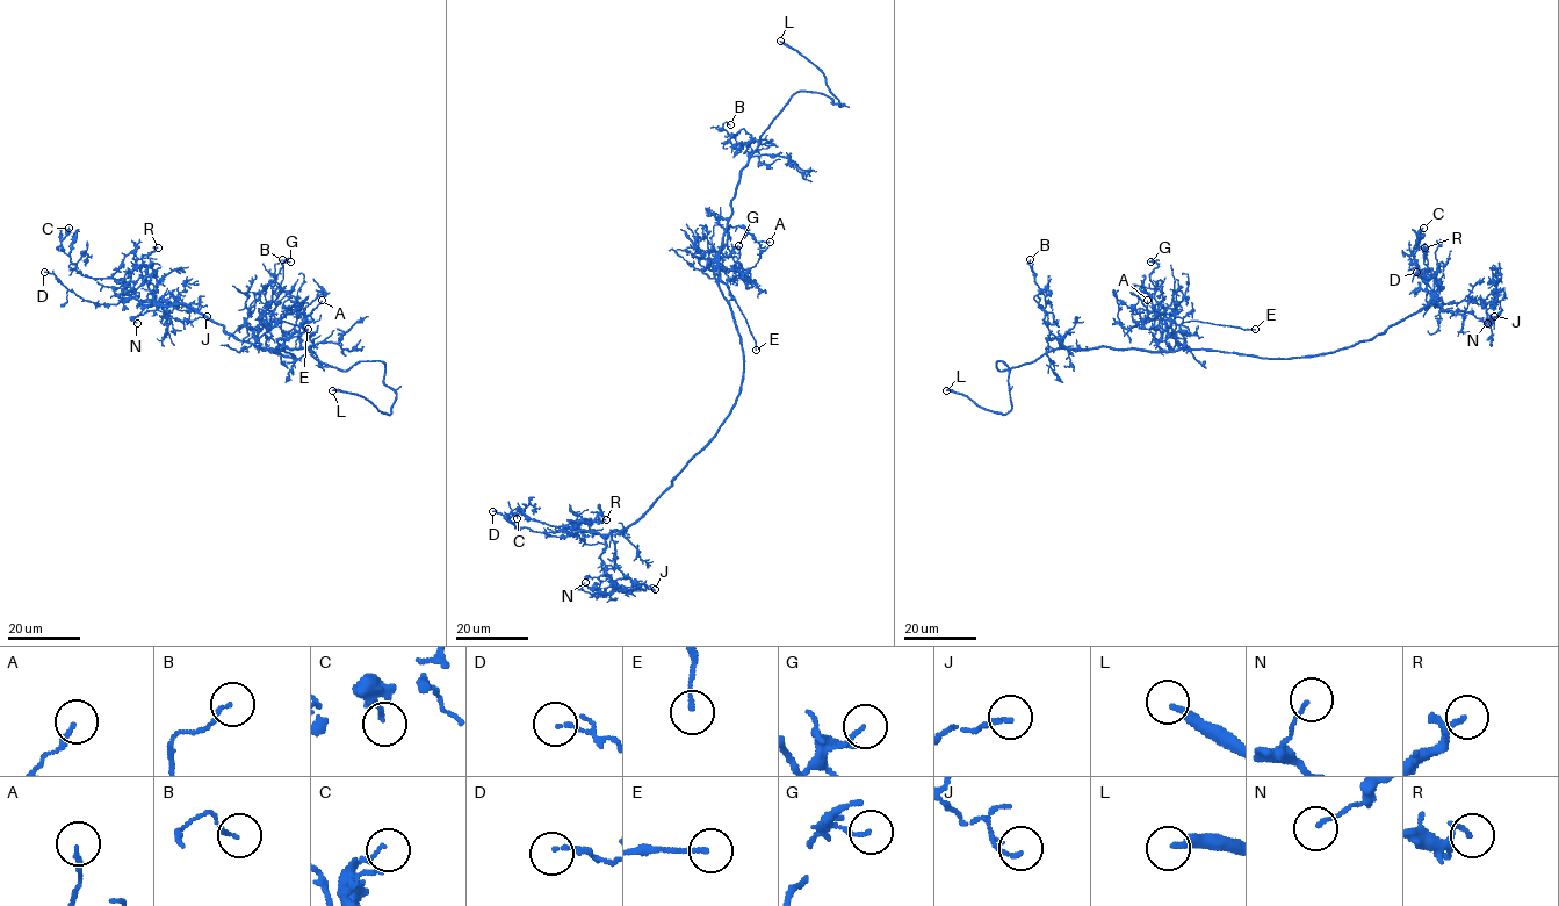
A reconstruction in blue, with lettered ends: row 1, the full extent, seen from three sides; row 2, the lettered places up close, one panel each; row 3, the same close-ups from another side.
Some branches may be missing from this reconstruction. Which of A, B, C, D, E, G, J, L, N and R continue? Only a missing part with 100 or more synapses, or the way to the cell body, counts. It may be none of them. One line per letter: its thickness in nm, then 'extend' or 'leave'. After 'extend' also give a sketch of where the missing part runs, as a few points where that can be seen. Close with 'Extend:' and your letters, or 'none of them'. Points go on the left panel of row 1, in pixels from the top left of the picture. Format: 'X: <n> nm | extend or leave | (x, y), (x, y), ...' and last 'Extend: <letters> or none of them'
A: 160 nm | leave
B: 140 nm | leave
C: 80 nm | leave
D: 120 nm | leave
E: 150 nm | leave
G: 130 nm | leave
J: 120 nm | leave
L: 260 nm | extend | (332, 390), (311, 379)
N: 110 nm | leave
R: 150 nm | leave
Extend: L

